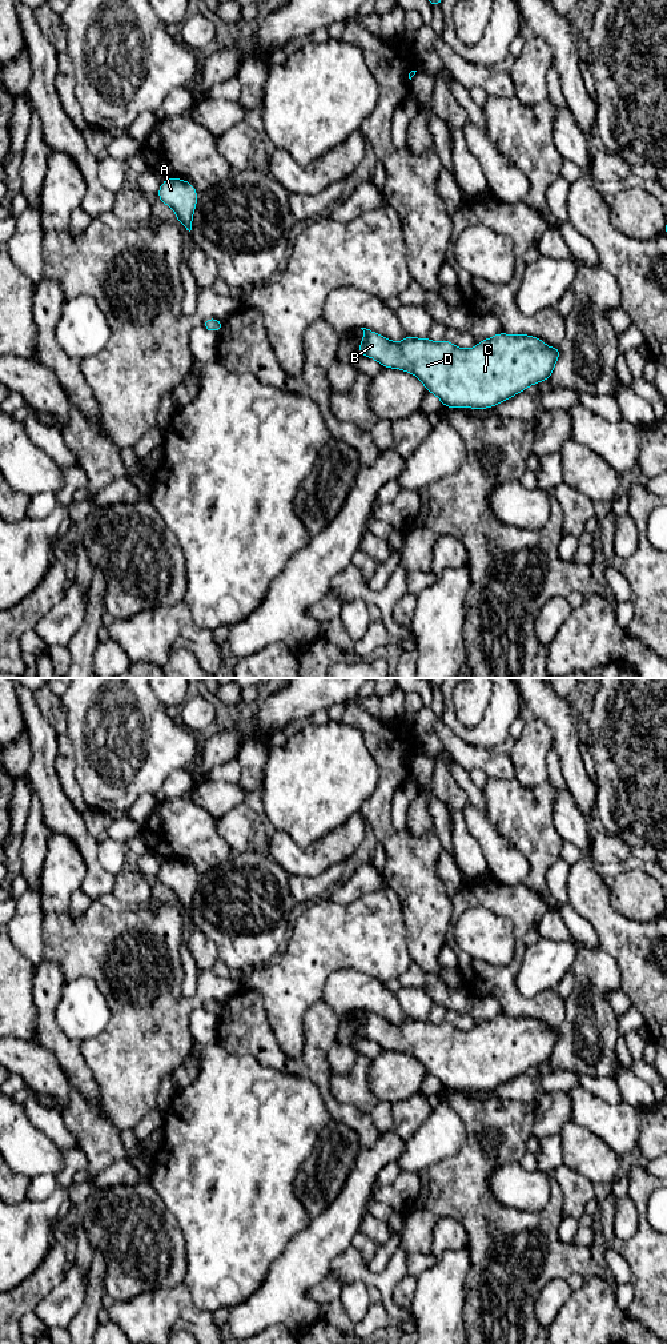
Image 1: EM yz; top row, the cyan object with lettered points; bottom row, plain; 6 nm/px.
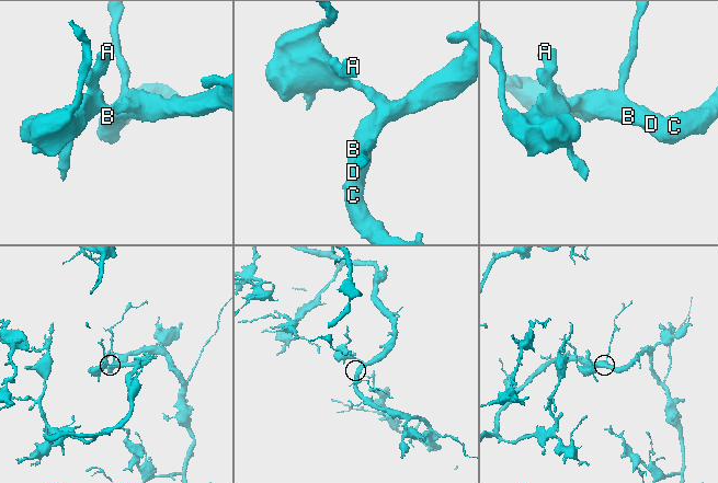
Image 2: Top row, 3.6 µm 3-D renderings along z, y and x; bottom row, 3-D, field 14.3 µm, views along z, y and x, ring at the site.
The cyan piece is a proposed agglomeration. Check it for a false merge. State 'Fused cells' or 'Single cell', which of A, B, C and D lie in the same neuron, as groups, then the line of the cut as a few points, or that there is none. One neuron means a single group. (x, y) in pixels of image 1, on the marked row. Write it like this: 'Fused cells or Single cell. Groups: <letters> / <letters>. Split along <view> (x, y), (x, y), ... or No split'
Single cell. Groups: A B C D. No split

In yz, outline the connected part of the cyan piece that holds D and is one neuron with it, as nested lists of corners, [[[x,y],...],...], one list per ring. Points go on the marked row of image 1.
[[[370,329],[363,330],[358,345],[361,356],[370,357],[383,368],[401,369],[414,374],[435,394],[443,406],[487,409],[503,402],[529,386],[551,377],[560,354],[560,348],[550,348],[541,338],[529,334],[498,333],[485,338],[471,349],[458,348],[446,338],[433,342],[430,337],[417,338],[410,334],[394,342]]]

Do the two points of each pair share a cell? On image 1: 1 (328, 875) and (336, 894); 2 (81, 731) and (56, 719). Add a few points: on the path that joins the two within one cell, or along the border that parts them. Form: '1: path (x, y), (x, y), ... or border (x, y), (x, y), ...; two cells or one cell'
1: border (338, 883), (326, 894); two cells
2: border (59, 697), (64, 710), (67, 731); two cells

